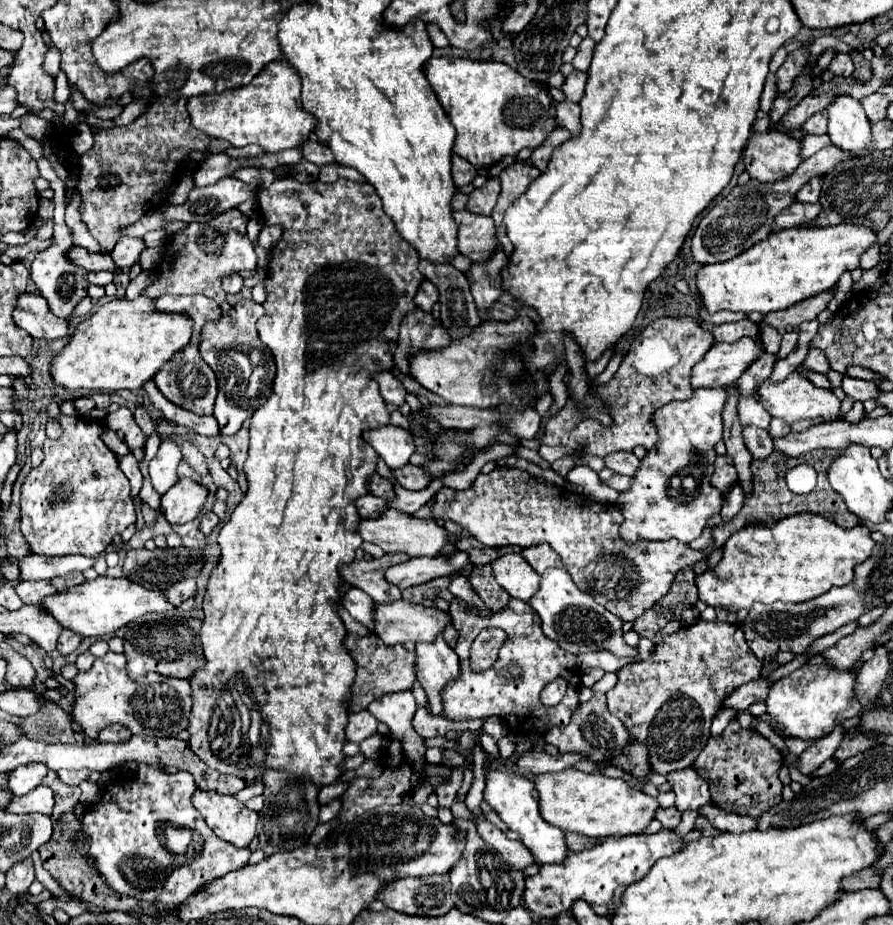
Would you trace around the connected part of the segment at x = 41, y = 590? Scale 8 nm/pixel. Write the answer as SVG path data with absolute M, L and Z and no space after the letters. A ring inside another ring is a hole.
M49 580L25 581L16 587L16 593L26 605L38 605L44 597L56 593L56 588Z

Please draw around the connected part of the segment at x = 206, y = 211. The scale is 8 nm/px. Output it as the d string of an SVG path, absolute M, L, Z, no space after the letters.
M224 177L222 181L208 187L194 187L182 205L170 205L164 213L164 223L170 221L200 221L206 223L220 213L238 207L240 203L256 197L256 187L236 179Z

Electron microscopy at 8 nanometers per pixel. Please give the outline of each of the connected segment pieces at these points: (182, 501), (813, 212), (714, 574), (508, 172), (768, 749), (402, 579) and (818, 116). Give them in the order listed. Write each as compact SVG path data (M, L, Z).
M188 477L178 479L176 485L172 485L166 495L162 495L160 511L170 525L182 525L194 521L202 511L206 495L208 491L200 483Z
M794 201L794 205L790 205L786 211L782 211L774 219L774 223L780 229L784 229L784 227L798 227L798 225L804 225L810 219L814 219L818 215L818 211L820 211L818 203L800 203L800 201Z
M814 513L790 515L780 521L774 521L772 525L748 525L746 529L732 533L722 547L722 559L694 579L698 587L698 599L714 609L722 607L728 611L750 609L754 601L766 605L774 601L784 601L784 603L810 601L826 593L834 585L848 585L854 577L852 571L854 565L864 563L870 557L872 547L874 541L870 539L870 531L864 525L842 529L840 525Z
M516 161L512 163L510 167L506 167L502 173L500 173L500 181L502 181L502 191L500 191L500 197L498 197L498 203L492 211L492 219L496 223L496 229L498 229L498 239L500 243L504 243L504 249L506 249L506 255L510 255L510 241L504 237L504 231L502 231L502 217L504 217L504 211L508 205L514 203L514 199L518 199L526 189L528 185L540 175L540 171L532 165L532 163L526 163L526 161Z
M730 721L720 737L710 737L706 749L698 755L694 769L710 783L712 803L720 809L736 815L758 817L770 805L778 805L782 799L782 783L778 771L782 767L782 753L760 733L742 729L738 721Z
M458 551L450 557L414 557L402 565L394 565L386 571L386 581L396 585L398 589L408 589L422 585L426 581L432 581L436 577L450 575L452 571L462 569L466 563L470 563L468 555Z
M826 111L822 113L814 113L814 117L810 117L804 125L802 125L804 133L814 133L814 135L824 135L828 129L828 121L826 121Z

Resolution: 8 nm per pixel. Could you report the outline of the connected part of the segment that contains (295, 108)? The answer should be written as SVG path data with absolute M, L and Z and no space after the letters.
M286 59L268 63L246 87L228 89L220 95L190 97L188 111L192 125L210 137L222 137L234 147L256 143L264 151L298 147L316 127L316 119L300 105L300 79Z

